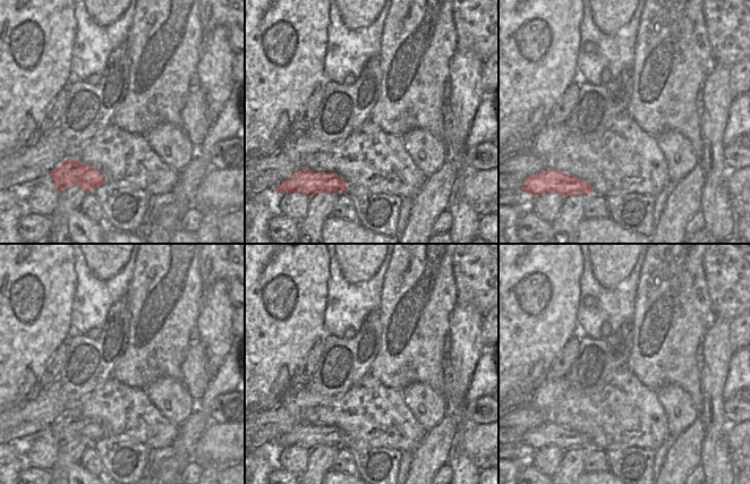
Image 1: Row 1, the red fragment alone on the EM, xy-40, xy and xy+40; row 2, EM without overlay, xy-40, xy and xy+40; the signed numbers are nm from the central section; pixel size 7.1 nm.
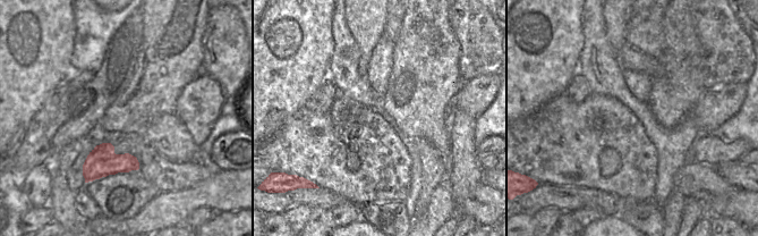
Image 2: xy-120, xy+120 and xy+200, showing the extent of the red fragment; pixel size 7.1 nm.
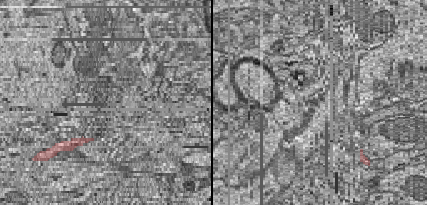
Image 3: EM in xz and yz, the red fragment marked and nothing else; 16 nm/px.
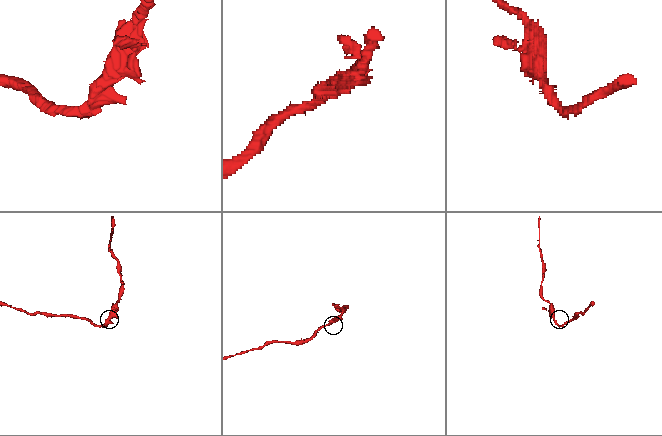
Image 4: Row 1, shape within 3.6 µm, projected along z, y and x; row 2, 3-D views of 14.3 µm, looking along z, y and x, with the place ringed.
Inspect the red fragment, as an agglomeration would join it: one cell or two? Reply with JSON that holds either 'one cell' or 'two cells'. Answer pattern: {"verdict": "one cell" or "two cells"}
{"verdict": "two cells"}

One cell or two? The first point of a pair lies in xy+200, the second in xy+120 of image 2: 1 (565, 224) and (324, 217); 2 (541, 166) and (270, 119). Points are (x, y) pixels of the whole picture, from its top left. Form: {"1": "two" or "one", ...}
{"1": "one", "2": "two"}

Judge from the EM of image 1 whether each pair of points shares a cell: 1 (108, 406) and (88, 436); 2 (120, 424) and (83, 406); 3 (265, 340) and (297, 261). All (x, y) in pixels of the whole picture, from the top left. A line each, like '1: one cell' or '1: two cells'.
1: two cells
2: one cell
3: one cell

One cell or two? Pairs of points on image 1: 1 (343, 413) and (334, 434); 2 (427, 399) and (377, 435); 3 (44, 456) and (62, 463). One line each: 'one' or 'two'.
1: two
2: two
3: two

